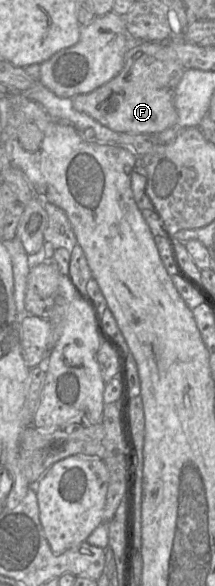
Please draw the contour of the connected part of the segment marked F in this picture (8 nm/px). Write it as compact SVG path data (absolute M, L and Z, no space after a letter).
M133 42L128 47L121 71L109 82L87 94L72 98L73 108L118 133L155 134L177 122L175 88L184 68L169 55L166 42Z

